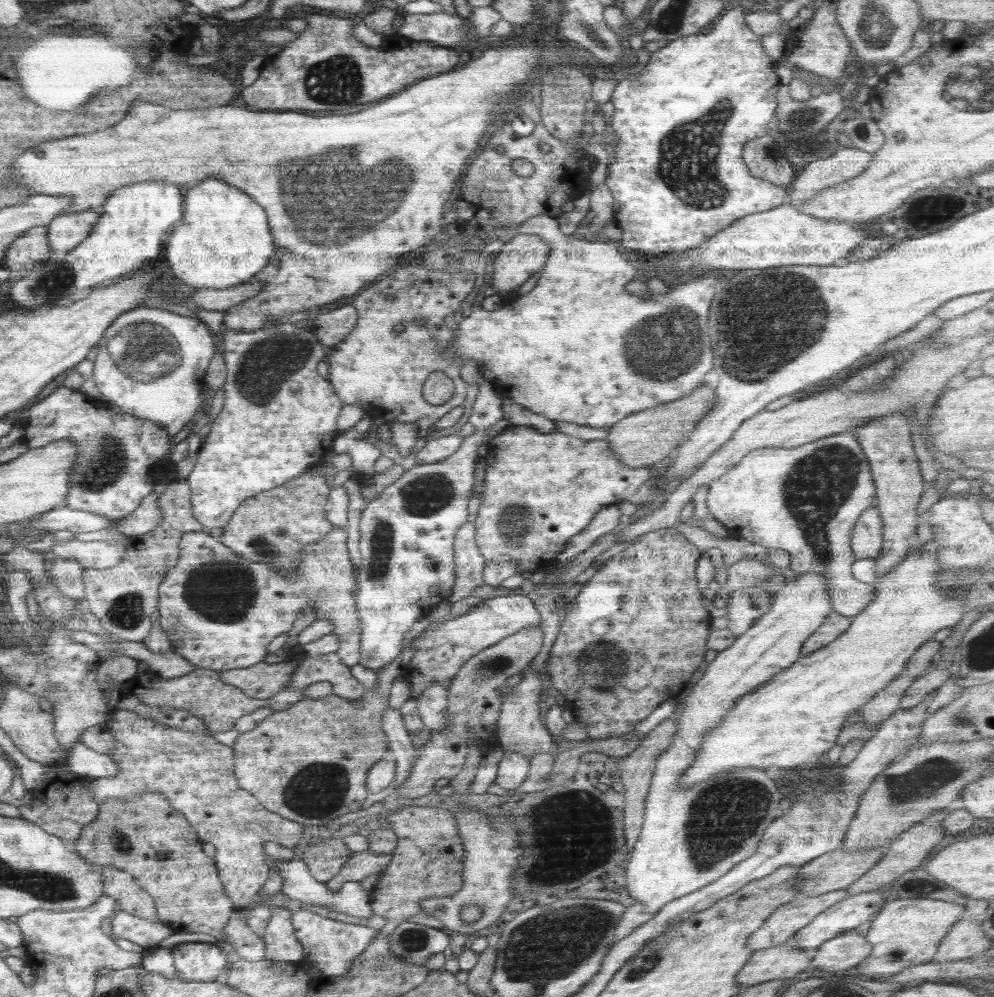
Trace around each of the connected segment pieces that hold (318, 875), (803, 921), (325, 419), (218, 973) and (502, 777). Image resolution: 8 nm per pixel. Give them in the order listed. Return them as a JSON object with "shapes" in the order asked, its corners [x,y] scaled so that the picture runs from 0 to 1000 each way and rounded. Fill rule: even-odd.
{"shapes":[[[[331,840],[310,847],[304,853],[304,863],[320,885],[328,886],[339,878],[352,856],[344,842]]],[[[845,892],[823,899],[809,900],[783,908],[783,911],[768,925],[762,934],[752,941],[752,950],[769,953],[793,945],[819,920],[842,905],[853,901],[852,893]]],[[[270,323],[262,331],[254,332],[238,332],[227,331],[225,334],[225,348],[221,354],[225,359],[228,369],[228,376],[225,387],[225,407],[222,413],[212,422],[212,432],[207,440],[204,440],[202,450],[199,454],[197,464],[189,480],[186,482],[190,485],[193,499],[192,511],[194,519],[204,528],[209,530],[224,530],[227,531],[231,519],[235,513],[249,499],[258,497],[258,495],[285,486],[286,483],[293,479],[304,476],[307,471],[312,471],[314,468],[325,464],[326,459],[334,453],[333,443],[340,436],[339,419],[342,415],[345,403],[338,397],[337,391],[330,379],[324,378],[318,372],[318,366],[327,358],[330,358],[330,351],[324,347],[321,341],[317,338],[314,327],[308,330],[303,330],[297,325],[288,323]]],[[[181,946],[172,954],[178,979],[184,984],[217,984],[227,977],[228,957],[215,946]]],[[[507,753],[497,785],[507,790],[507,792],[513,792],[516,795],[520,794],[522,788],[531,778],[533,766],[533,760],[523,757],[521,753]]]]}

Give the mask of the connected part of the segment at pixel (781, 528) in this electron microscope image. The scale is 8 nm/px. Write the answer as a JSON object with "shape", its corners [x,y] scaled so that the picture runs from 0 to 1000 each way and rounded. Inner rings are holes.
{"shape":[[[849,432],[813,445],[797,448],[773,448],[754,453],[744,465],[733,469],[730,475],[715,483],[709,499],[710,510],[732,534],[771,550],[785,550],[796,558],[793,570],[797,575],[822,574],[830,580],[836,598],[837,612],[850,619],[865,616],[880,599],[878,585],[864,583],[856,573],[860,558],[855,541],[863,519],[877,508],[880,485],[876,469],[858,433]]]}

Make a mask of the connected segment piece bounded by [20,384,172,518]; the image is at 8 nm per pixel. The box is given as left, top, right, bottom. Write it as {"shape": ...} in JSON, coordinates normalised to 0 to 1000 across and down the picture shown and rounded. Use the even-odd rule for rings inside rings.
{"shape":[[[62,385],[54,393],[38,404],[28,408],[28,421],[24,427],[22,443],[30,450],[42,449],[51,443],[73,441],[78,444],[78,465],[71,471],[71,494],[64,503],[68,510],[77,513],[94,514],[107,520],[125,520],[135,515],[146,498],[153,494],[155,469],[173,449],[172,438],[167,430],[158,428],[155,422],[137,419],[129,414],[118,414],[109,405],[91,400],[81,392],[70,391]]]}

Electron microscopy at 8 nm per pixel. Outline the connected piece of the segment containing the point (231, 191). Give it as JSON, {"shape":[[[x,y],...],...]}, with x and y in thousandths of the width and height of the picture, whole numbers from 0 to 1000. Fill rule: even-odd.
{"shape":[[[204,179],[197,187],[186,190],[185,217],[175,227],[175,233],[165,246],[164,262],[173,270],[176,280],[183,282],[196,291],[223,291],[247,285],[254,282],[258,275],[267,269],[276,253],[277,237],[272,235],[268,225],[268,213],[260,207],[249,195],[237,191],[236,187],[229,187],[217,179]]]}

